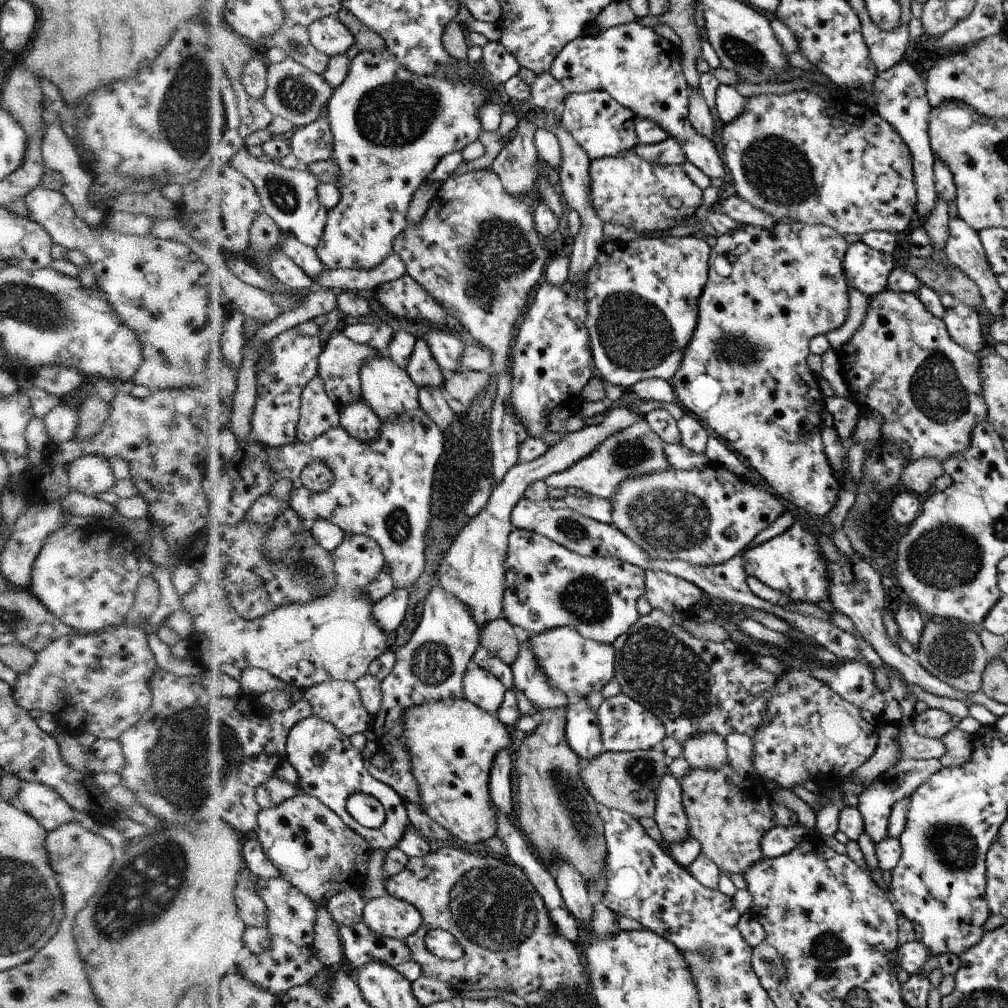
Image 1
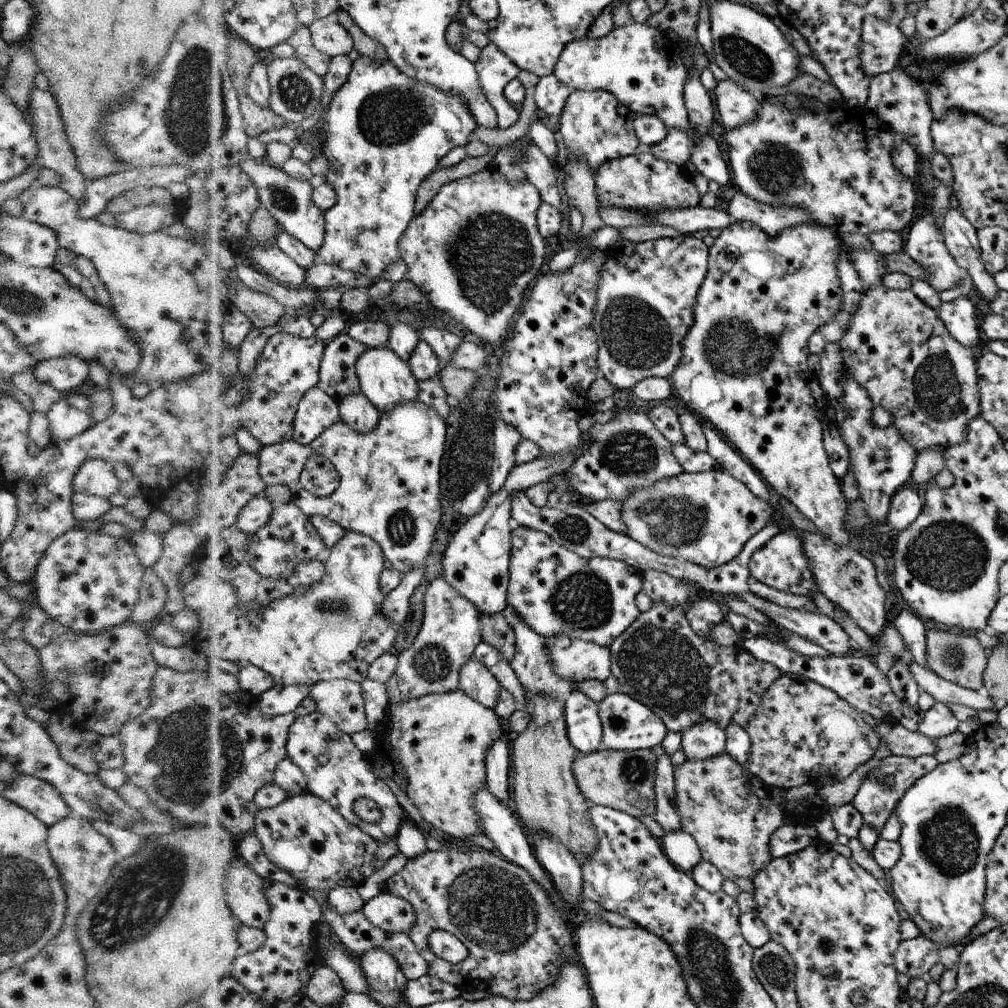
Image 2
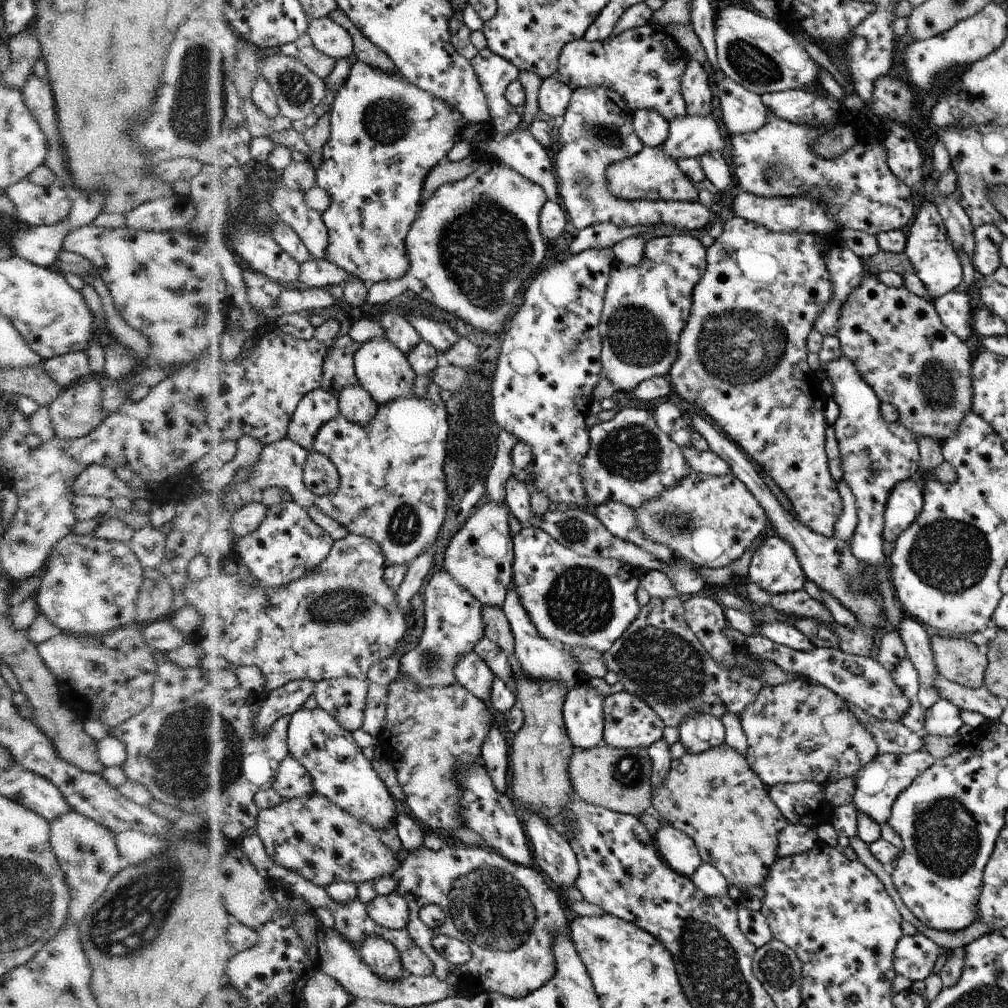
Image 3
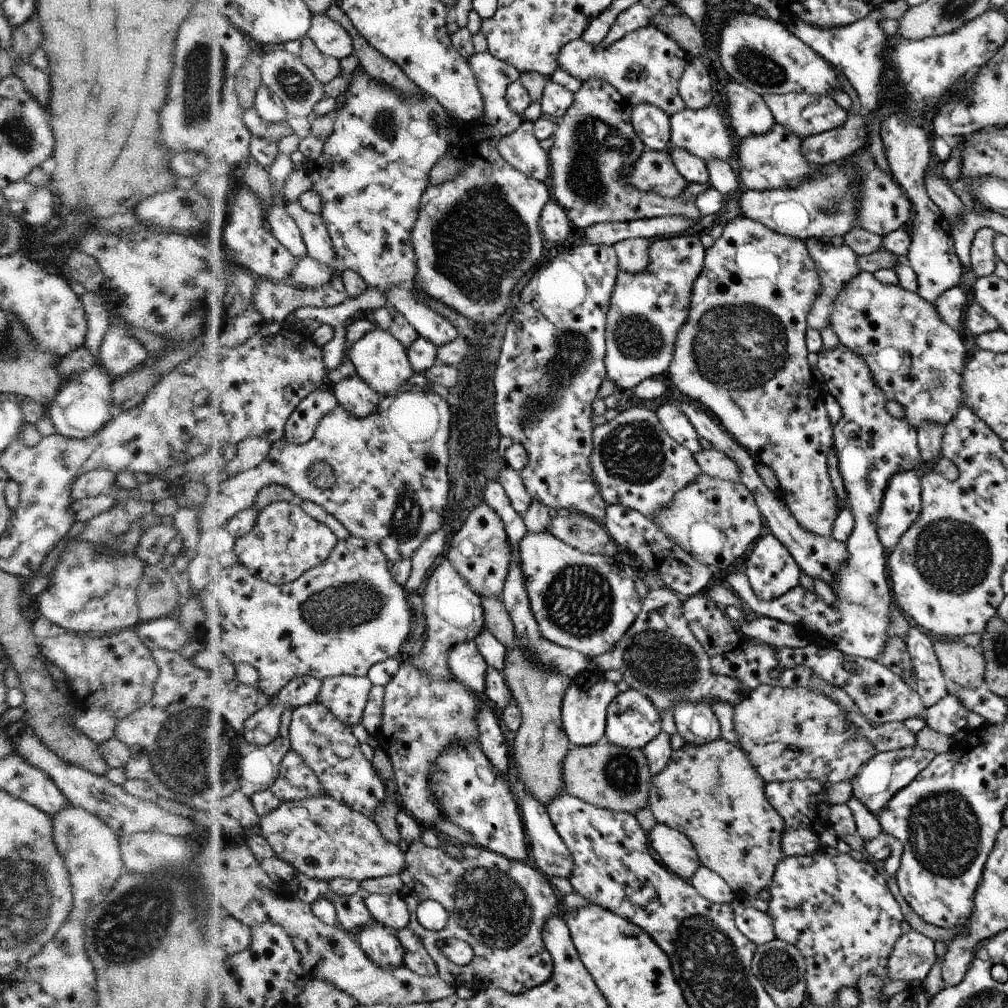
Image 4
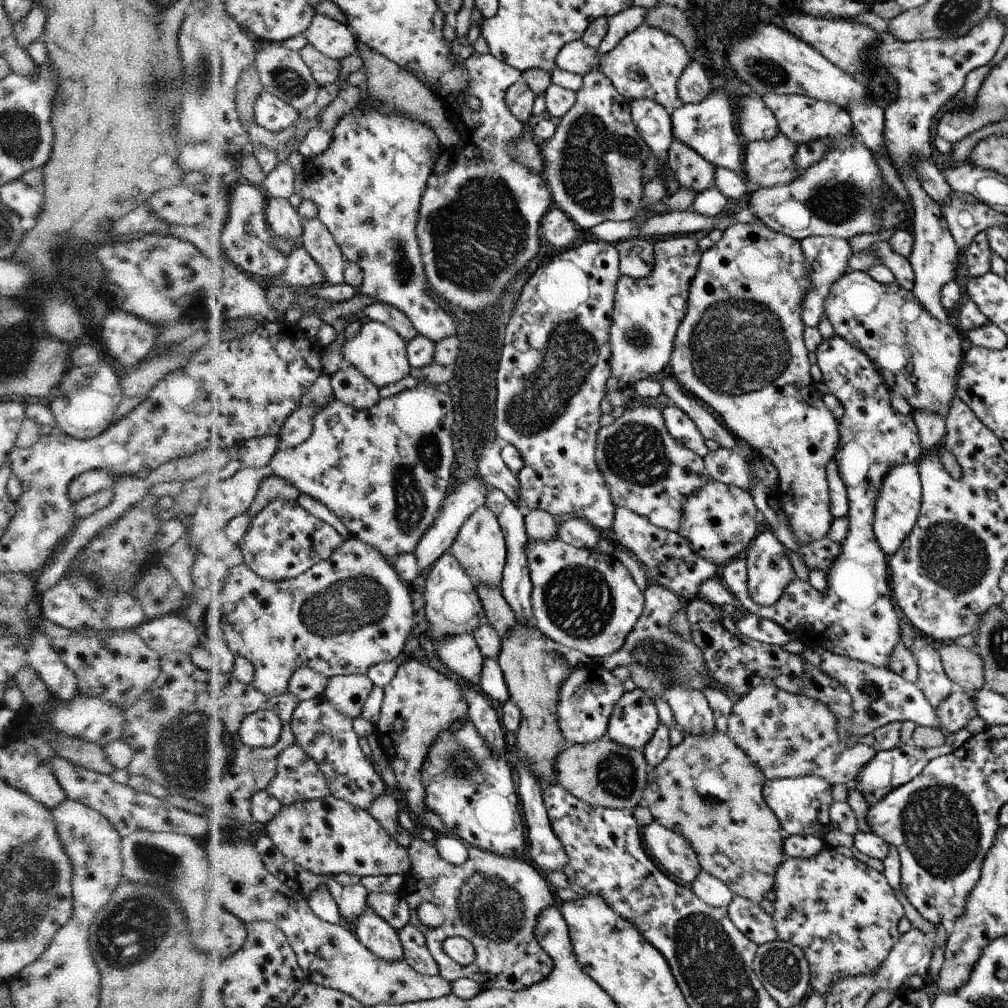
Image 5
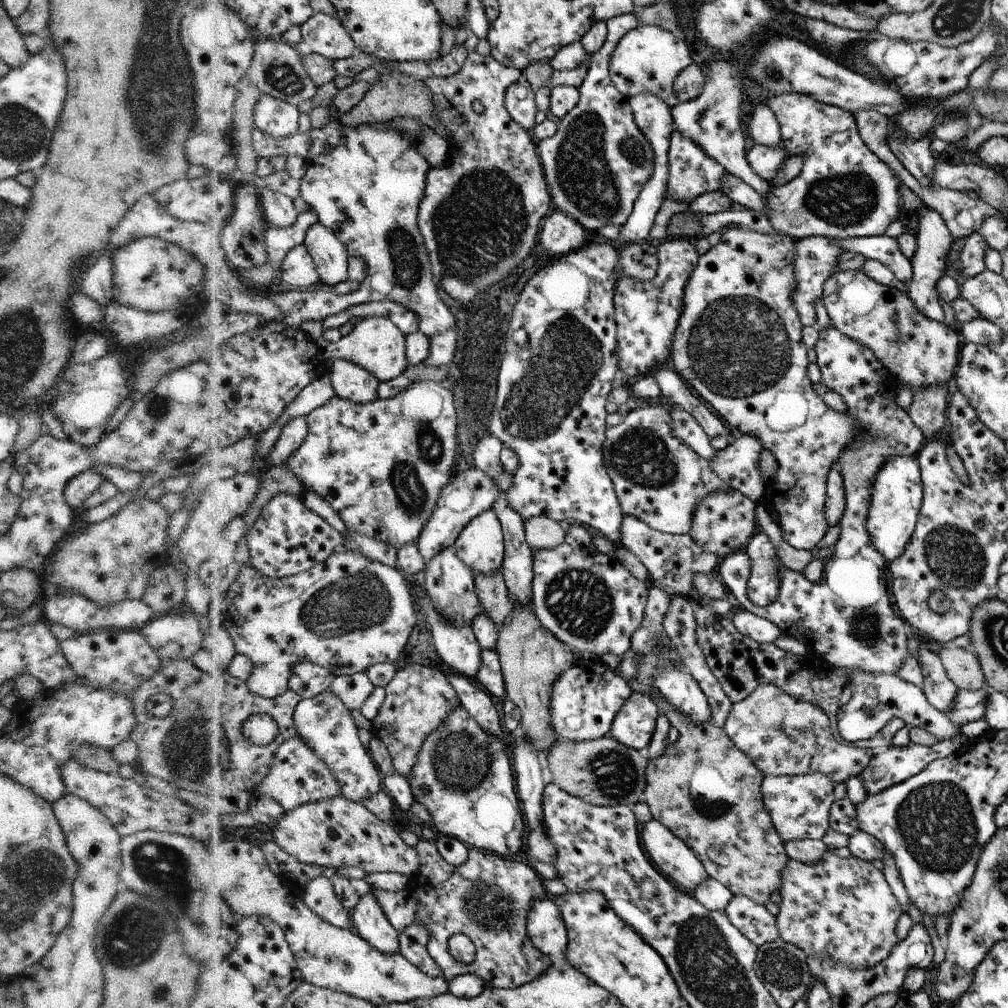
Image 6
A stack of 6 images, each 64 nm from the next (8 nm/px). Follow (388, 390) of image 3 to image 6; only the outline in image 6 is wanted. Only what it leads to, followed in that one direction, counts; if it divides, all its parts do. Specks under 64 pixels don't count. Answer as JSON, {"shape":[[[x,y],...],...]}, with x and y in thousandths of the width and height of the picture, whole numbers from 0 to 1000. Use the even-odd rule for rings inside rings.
{"shape":[[[367,314],[356,317],[354,324],[344,334],[334,340],[326,339],[321,334],[315,336],[316,342],[322,347],[323,357],[343,356],[365,366],[374,372],[379,380],[397,375],[406,366],[408,359],[405,351],[404,331],[386,315]]]}

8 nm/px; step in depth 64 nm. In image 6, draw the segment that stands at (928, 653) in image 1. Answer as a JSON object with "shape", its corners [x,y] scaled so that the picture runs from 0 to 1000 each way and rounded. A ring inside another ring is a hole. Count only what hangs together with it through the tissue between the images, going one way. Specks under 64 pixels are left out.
{"shape":[[[936,643],[932,647],[935,659],[937,660],[938,669],[942,675],[947,677],[951,684],[960,684],[961,686],[969,686],[970,684],[978,683],[977,671],[971,658],[971,653],[968,647],[962,647],[957,643]]]}

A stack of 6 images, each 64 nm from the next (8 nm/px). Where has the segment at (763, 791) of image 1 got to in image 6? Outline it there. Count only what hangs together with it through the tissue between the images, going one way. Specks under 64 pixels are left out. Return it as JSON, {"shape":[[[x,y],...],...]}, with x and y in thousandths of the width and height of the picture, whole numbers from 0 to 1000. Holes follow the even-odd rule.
{"shape":[[[655,688],[657,696],[652,698],[671,724],[673,734],[661,740],[659,748],[645,754],[641,764],[643,779],[639,795],[644,798],[648,813],[659,817],[672,831],[679,833],[688,848],[703,865],[703,871],[718,877],[728,888],[738,888],[760,898],[764,887],[775,882],[776,865],[784,853],[779,842],[779,833],[772,827],[766,809],[759,801],[755,787],[758,766],[719,728],[719,725],[705,715],[692,718],[677,704],[669,702]]]}

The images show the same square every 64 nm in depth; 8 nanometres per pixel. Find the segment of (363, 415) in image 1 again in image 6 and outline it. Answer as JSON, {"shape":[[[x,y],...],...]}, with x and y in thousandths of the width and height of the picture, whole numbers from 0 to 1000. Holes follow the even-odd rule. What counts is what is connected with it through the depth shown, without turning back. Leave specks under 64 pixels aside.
{"shape":[[[335,356],[327,368],[331,385],[340,396],[362,402],[377,395],[378,377],[351,358]]]}

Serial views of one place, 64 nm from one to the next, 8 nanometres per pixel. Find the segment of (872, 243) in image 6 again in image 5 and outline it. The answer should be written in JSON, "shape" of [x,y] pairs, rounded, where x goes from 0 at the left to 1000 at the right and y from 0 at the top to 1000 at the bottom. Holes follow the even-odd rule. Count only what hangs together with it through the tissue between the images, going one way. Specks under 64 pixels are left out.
{"shape":[[[881,239],[868,241],[860,249],[865,249],[875,262],[879,263],[888,274],[889,281],[899,288],[905,289],[908,281],[908,272],[900,256],[886,249]]]}

